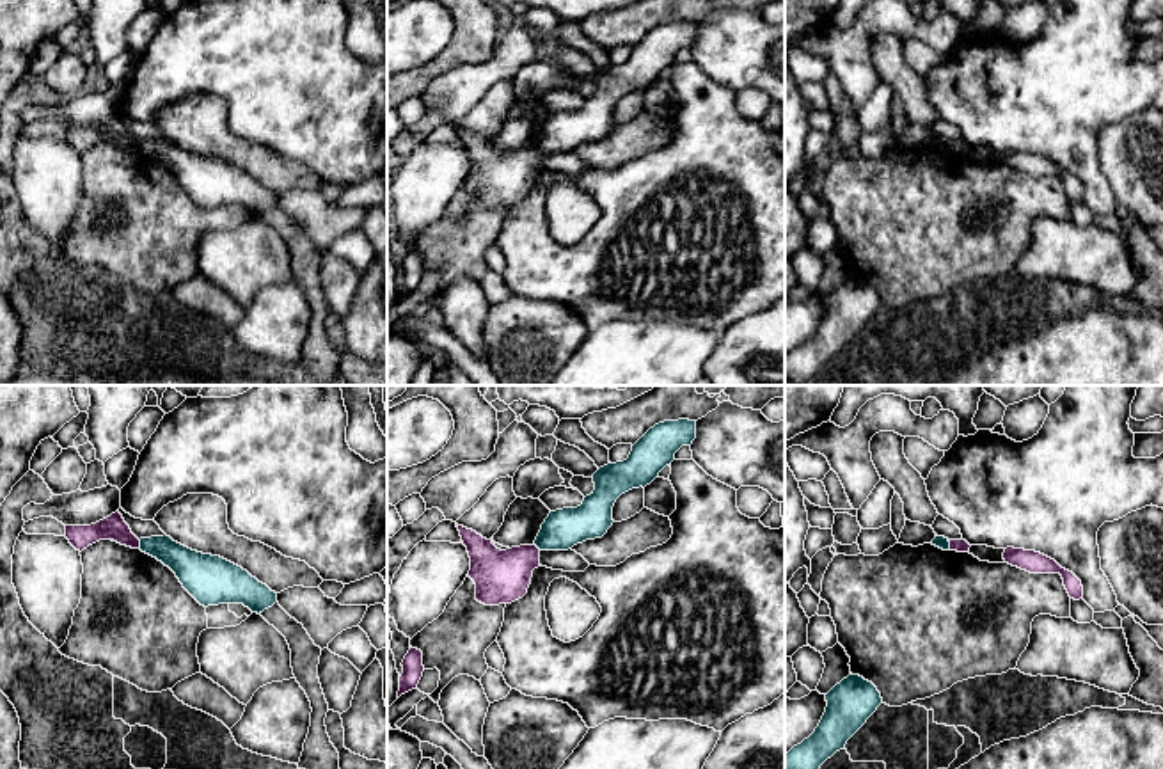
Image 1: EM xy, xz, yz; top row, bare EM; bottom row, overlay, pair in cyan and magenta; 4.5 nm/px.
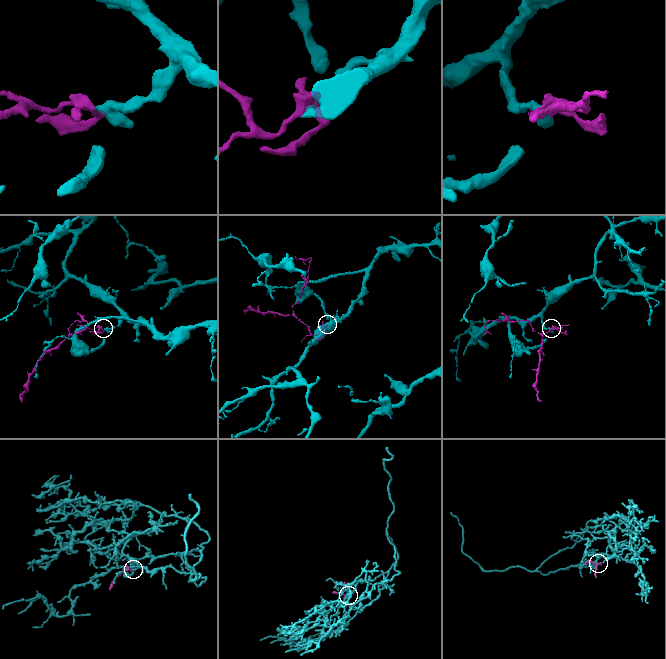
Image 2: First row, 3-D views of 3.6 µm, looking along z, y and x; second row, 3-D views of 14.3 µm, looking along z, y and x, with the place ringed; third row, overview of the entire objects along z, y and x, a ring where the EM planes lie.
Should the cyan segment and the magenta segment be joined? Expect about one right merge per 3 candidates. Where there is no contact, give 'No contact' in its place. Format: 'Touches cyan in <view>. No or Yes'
Touches cyan in yz. No

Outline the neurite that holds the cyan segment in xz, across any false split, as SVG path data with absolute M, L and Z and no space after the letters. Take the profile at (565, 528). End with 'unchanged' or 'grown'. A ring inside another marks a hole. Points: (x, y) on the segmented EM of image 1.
M664 421L650 428L634 446L627 460L600 467L591 478L595 490L577 508L550 511L534 540L540 551L568 551L586 540L602 538L613 526L616 499L650 485L671 465L682 446L696 439L696 421Z; unchanged

